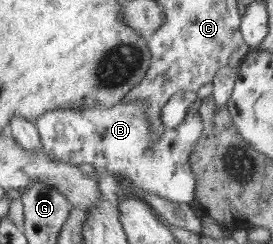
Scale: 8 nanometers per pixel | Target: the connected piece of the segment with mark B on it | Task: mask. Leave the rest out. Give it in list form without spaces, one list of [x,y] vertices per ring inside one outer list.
[[[144,100],[118,104],[110,109],[51,110],[44,113],[36,124],[43,149],[52,161],[74,165],[89,163],[99,174],[132,178],[137,186],[160,197],[189,204],[197,197],[197,178],[191,157],[205,129],[200,113],[199,103],[193,105],[188,117],[179,126],[165,129],[159,139],[151,139],[148,102]]]

